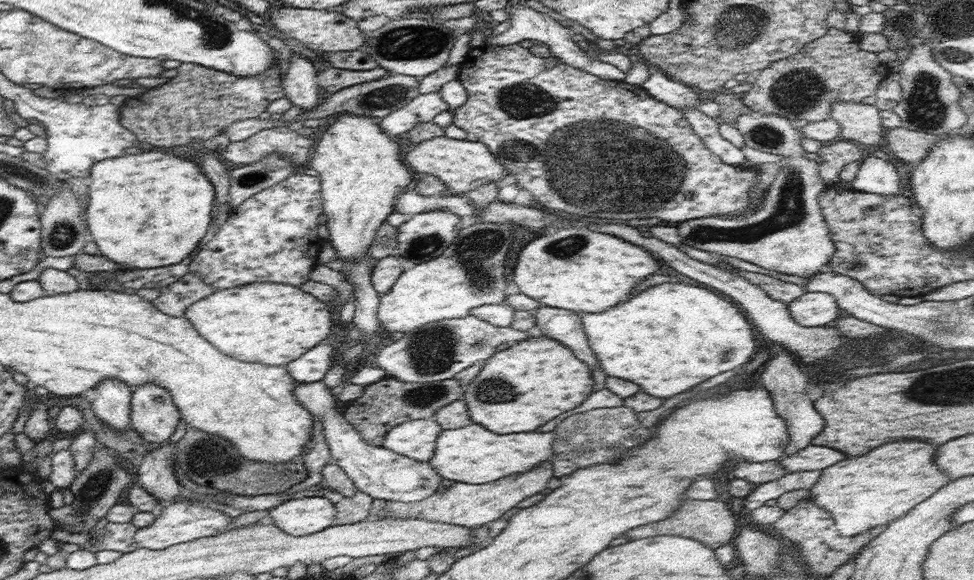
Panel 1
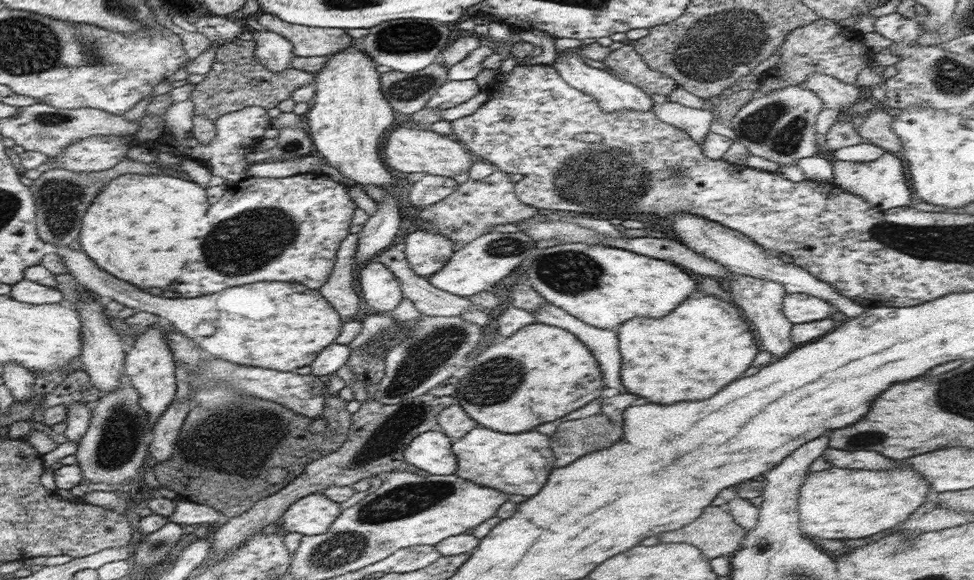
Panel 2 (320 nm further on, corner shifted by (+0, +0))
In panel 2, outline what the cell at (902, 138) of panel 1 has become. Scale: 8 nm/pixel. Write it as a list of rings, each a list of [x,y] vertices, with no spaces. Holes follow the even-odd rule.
[[[888,109],[872,110],[869,118],[857,127],[858,134],[865,142],[880,146],[885,151],[900,152],[902,150],[901,140],[893,131],[894,117],[894,112]]]

